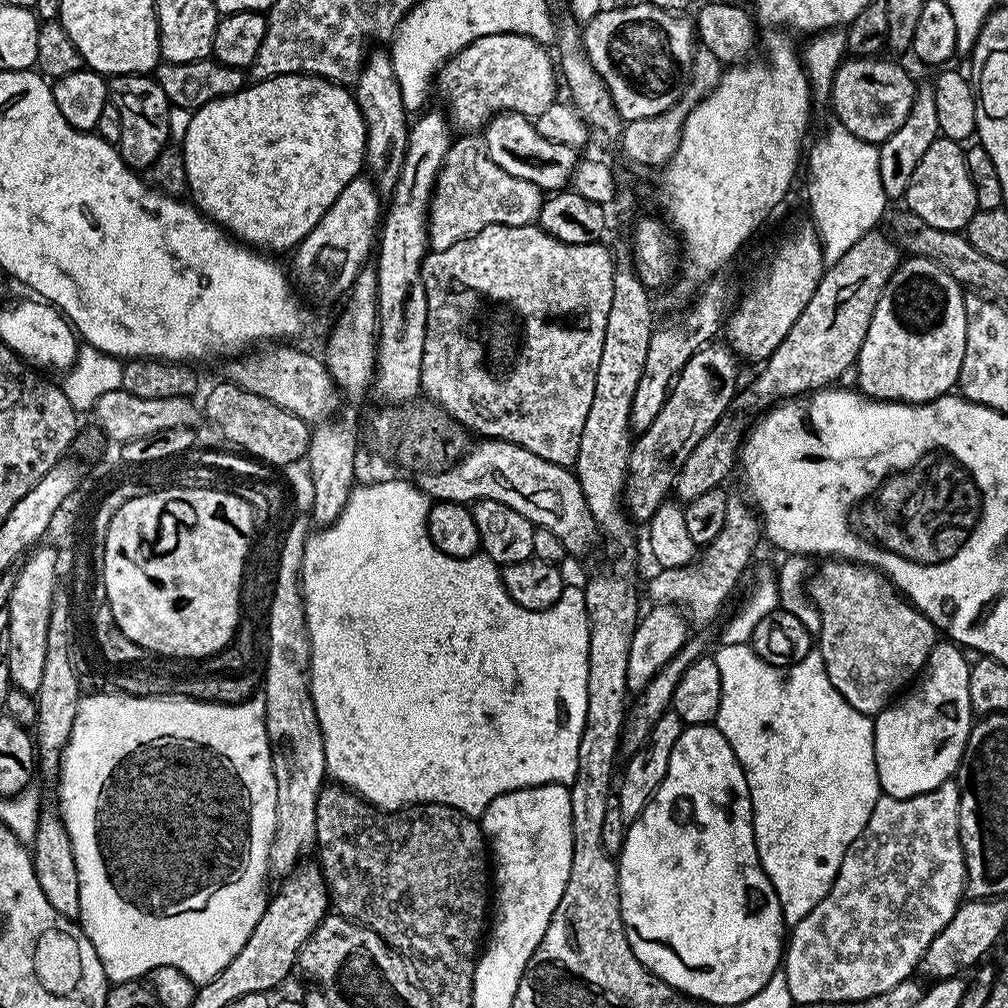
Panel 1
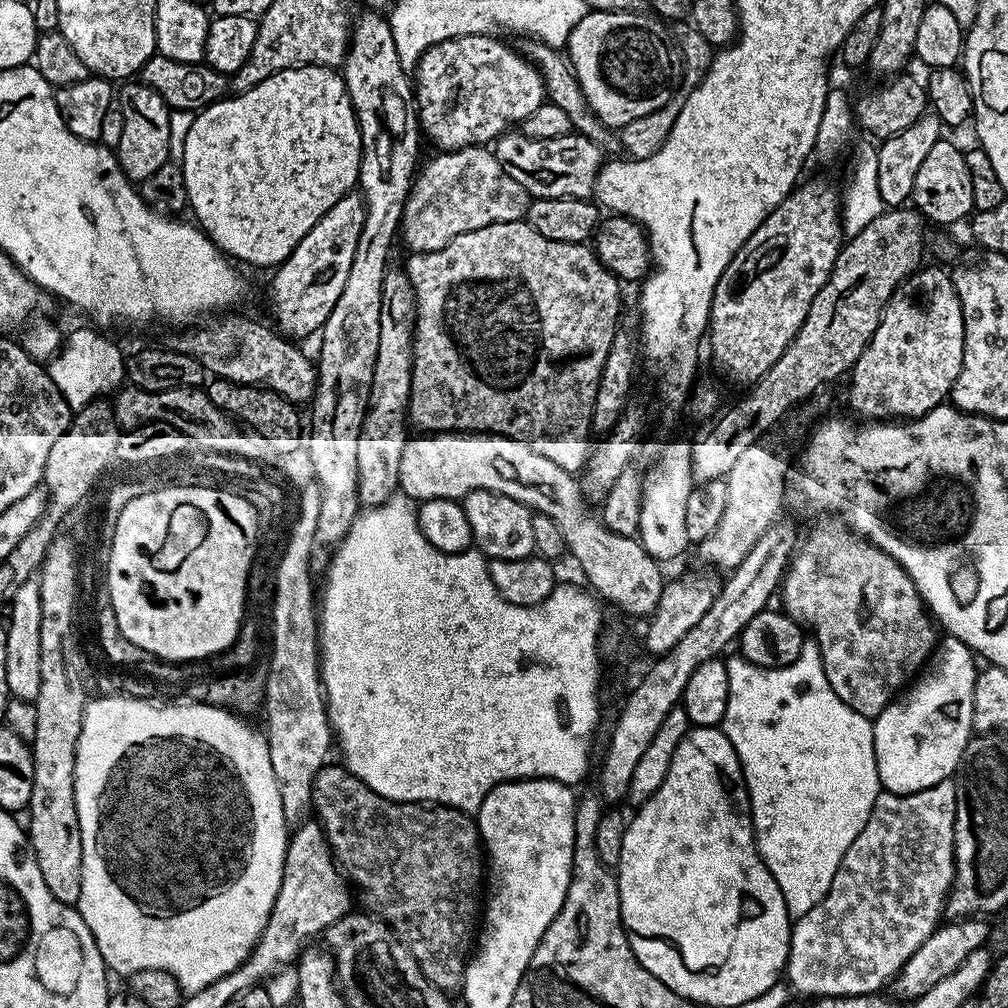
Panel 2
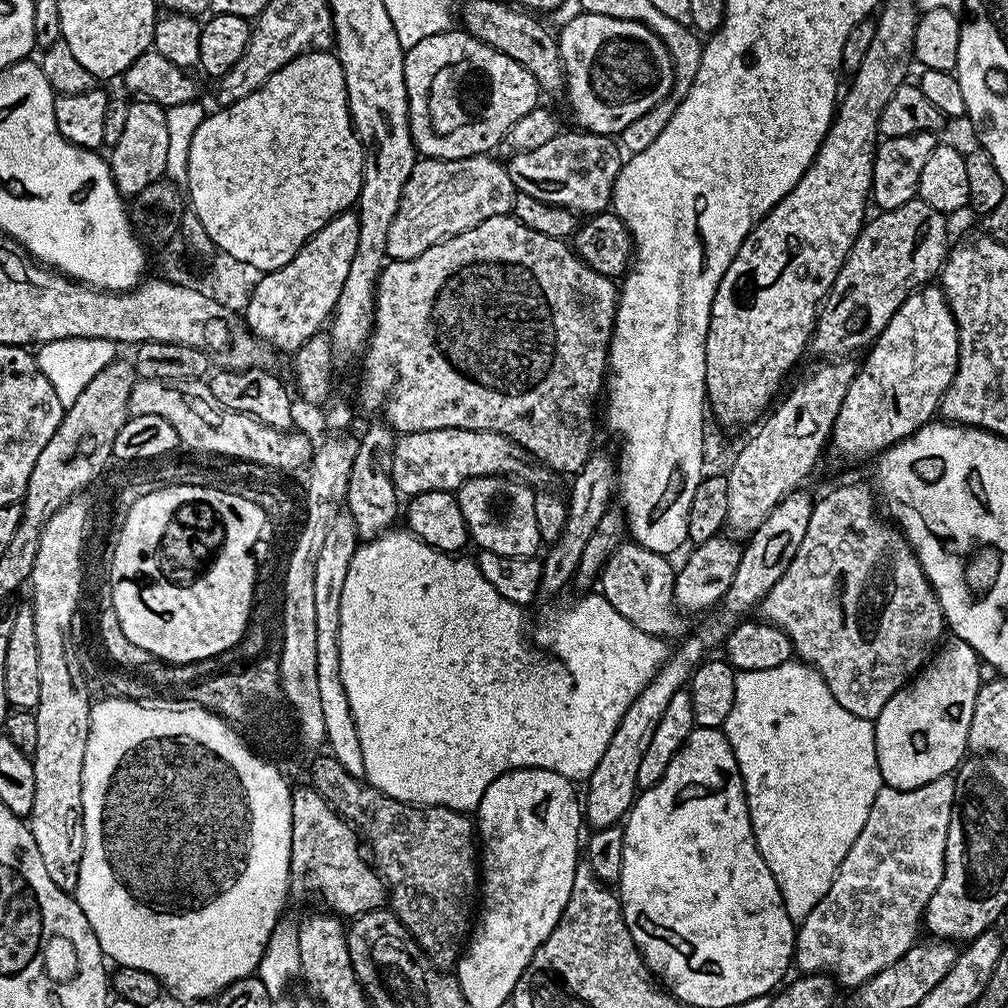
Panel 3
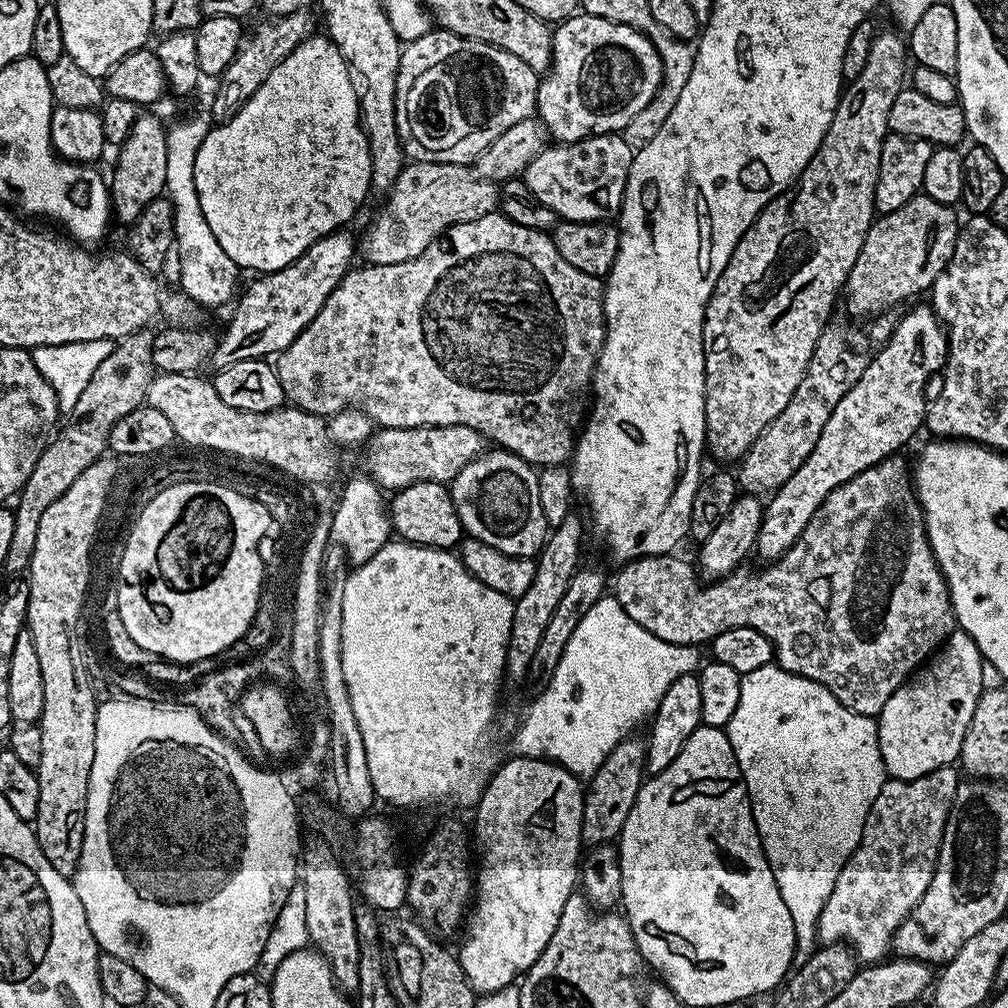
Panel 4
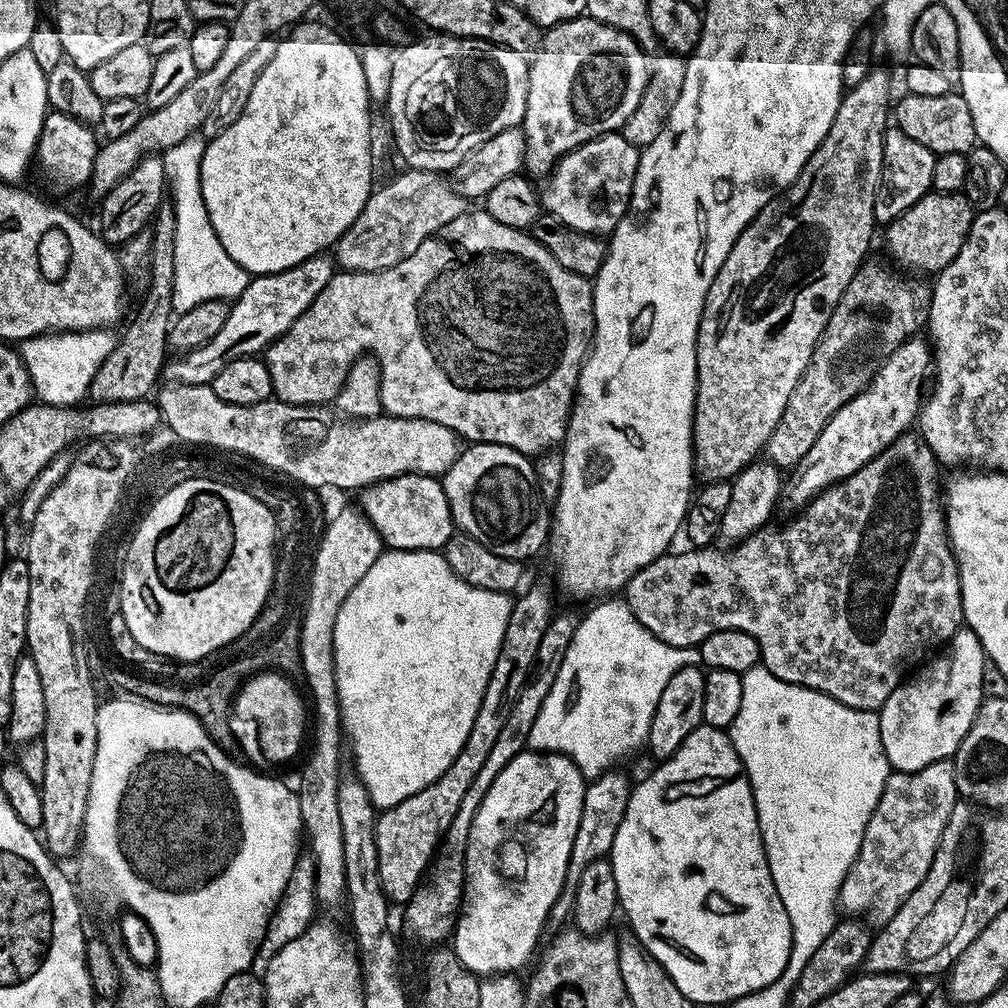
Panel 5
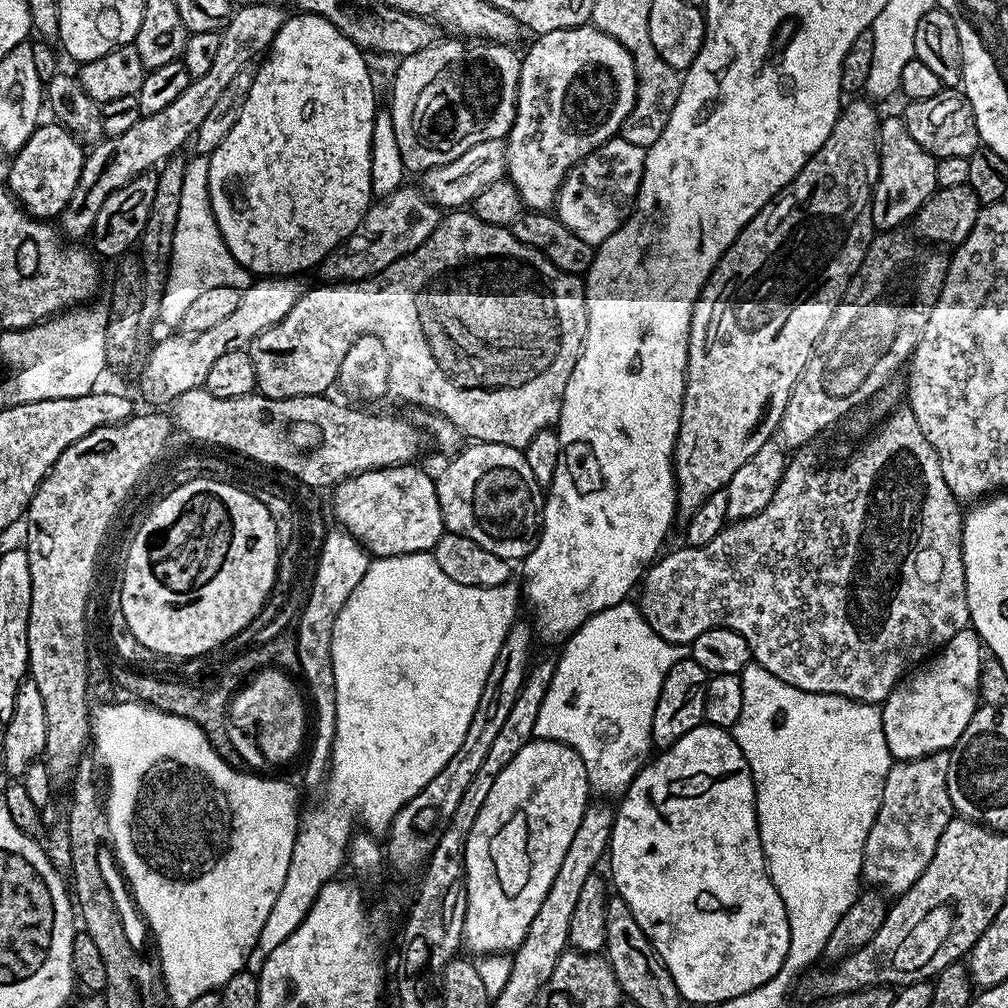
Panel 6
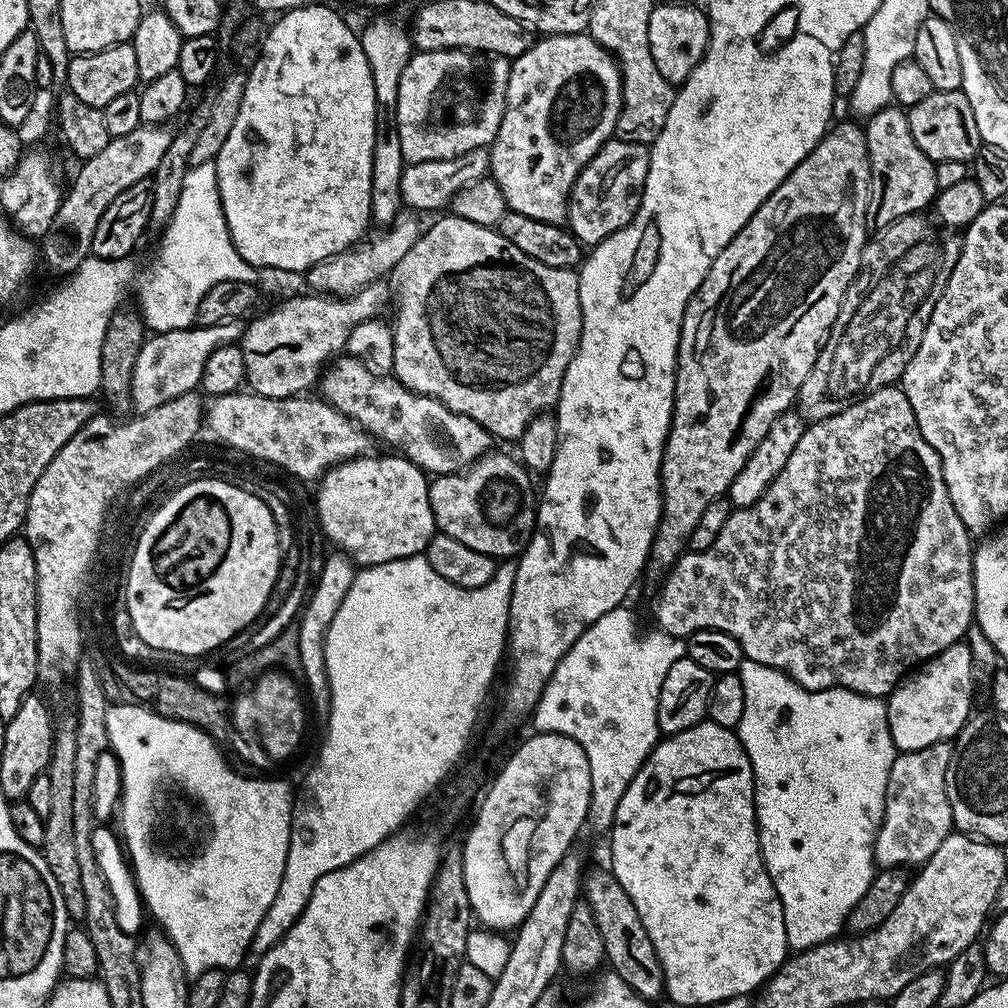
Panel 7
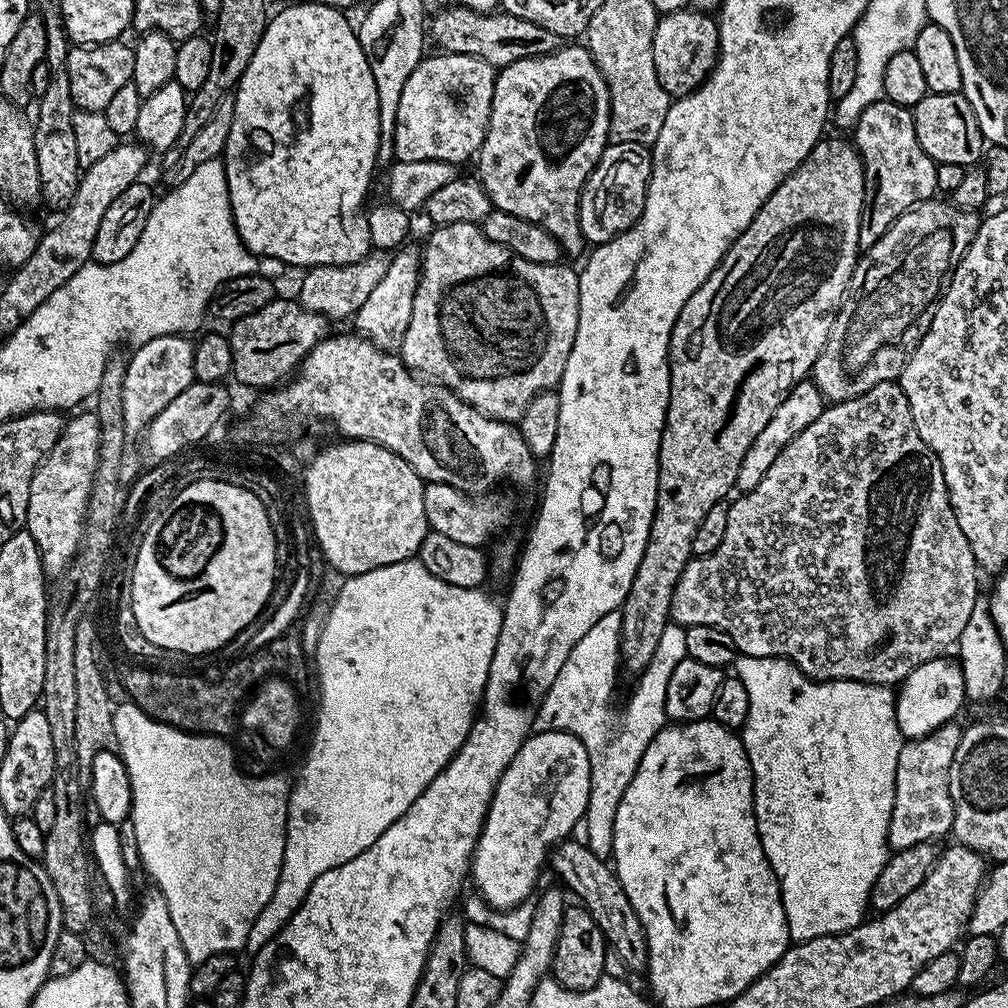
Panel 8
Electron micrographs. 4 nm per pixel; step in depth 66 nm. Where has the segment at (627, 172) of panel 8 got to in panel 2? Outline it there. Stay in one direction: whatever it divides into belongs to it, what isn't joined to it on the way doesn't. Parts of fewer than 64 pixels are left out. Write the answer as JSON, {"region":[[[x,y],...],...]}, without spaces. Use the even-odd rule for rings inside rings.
{"region":[[[509,130],[495,141],[494,151],[502,170],[526,189],[529,197],[587,200],[595,193],[602,167],[602,149],[590,138],[569,134],[553,140],[531,140],[523,131]]]}

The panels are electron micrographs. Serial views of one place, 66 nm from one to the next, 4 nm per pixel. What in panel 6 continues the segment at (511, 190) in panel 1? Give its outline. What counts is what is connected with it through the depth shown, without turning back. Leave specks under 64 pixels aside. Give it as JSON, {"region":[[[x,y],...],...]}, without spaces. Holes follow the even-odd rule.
{"region":[[[419,187],[395,188],[389,196],[377,199],[364,215],[364,221],[350,237],[343,240],[328,257],[318,265],[323,279],[328,282],[351,282],[364,280],[367,276],[376,276],[386,266],[398,262],[406,254],[410,254],[428,235],[440,225],[441,209],[437,208],[427,195],[422,194]]]}

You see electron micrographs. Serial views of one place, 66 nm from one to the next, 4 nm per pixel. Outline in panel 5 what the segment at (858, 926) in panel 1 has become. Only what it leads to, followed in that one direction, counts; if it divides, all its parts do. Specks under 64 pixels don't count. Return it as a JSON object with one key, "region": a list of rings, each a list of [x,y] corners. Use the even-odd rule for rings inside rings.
{"region":[[[952,760],[930,762],[930,766],[922,766],[917,772],[893,771],[886,778],[886,786],[882,790],[882,798],[878,806],[874,806],[874,814],[870,814],[870,822],[866,822],[866,830],[862,834],[862,846],[846,874],[840,887],[839,907],[845,913],[860,914],[872,926],[883,926],[898,914],[902,902],[918,890],[922,878],[930,870],[934,862],[934,854],[940,845],[942,834],[946,830],[946,822],[958,802],[956,783],[954,782],[954,766]]]}

